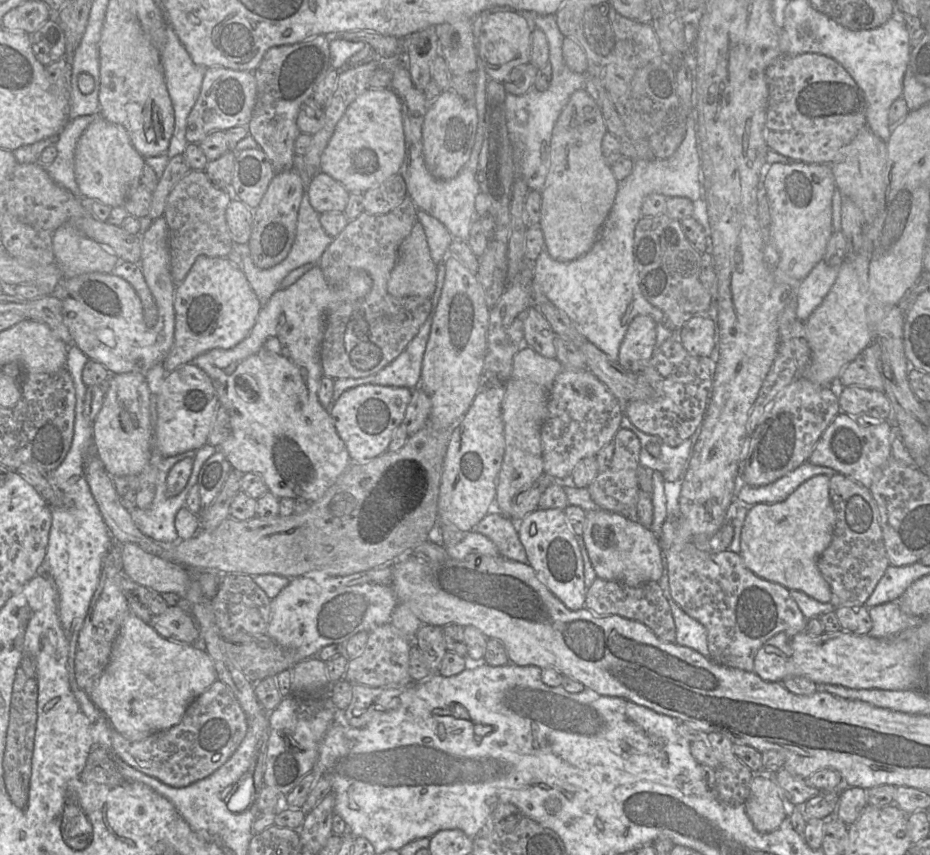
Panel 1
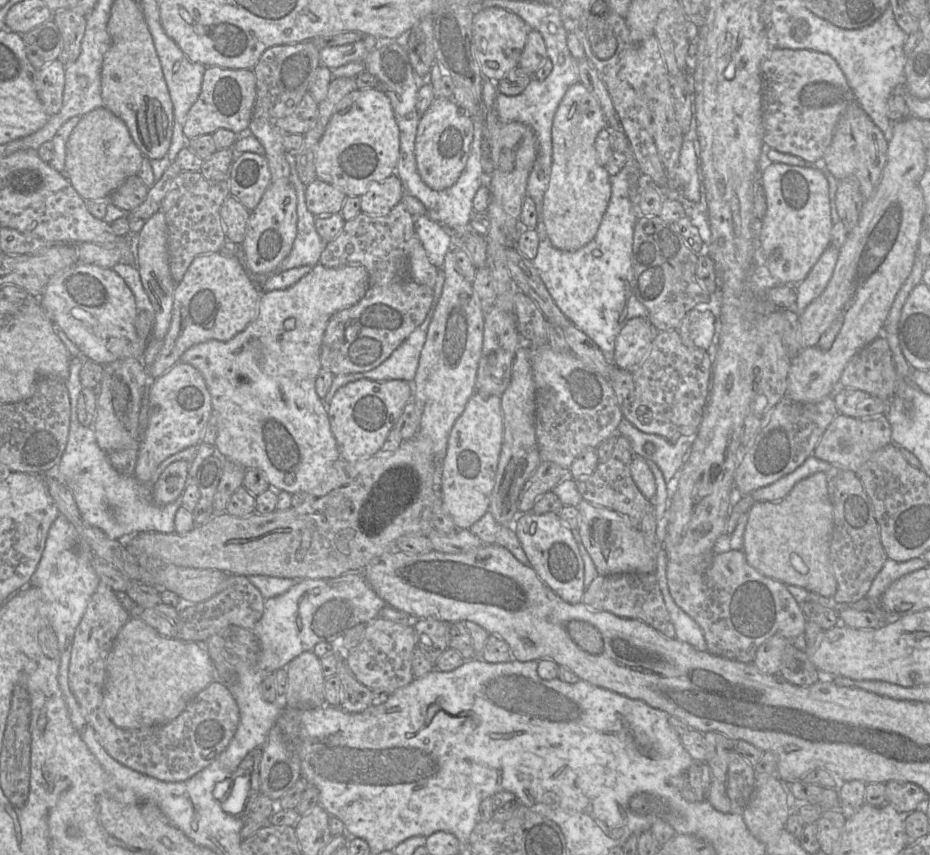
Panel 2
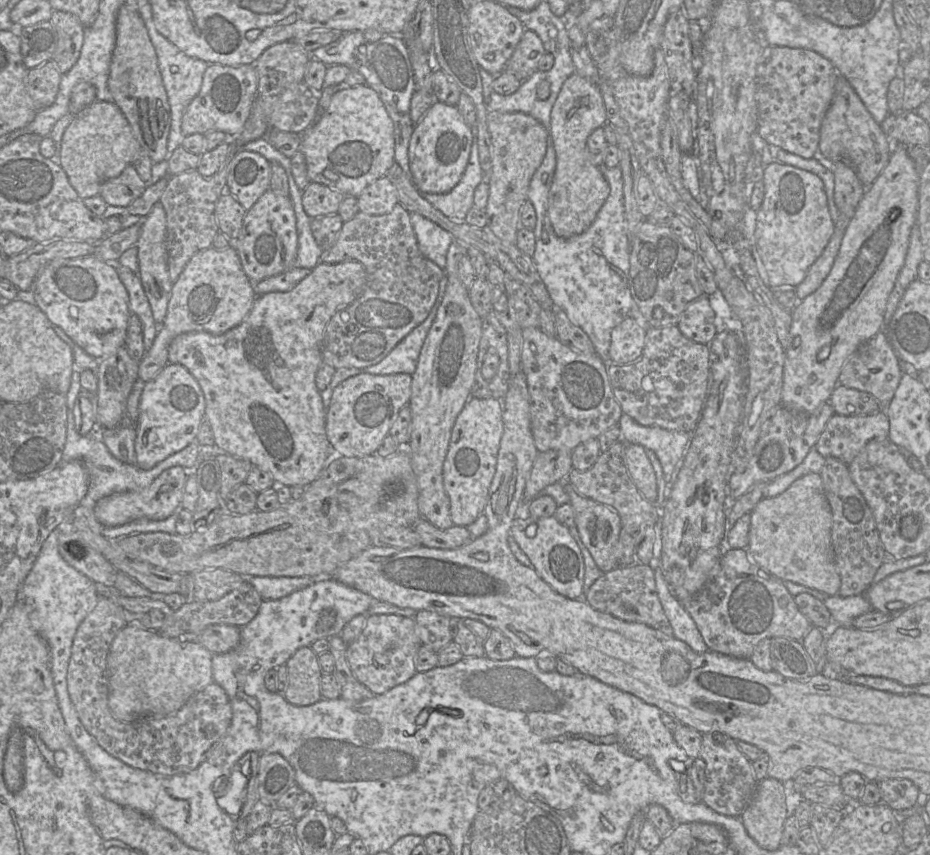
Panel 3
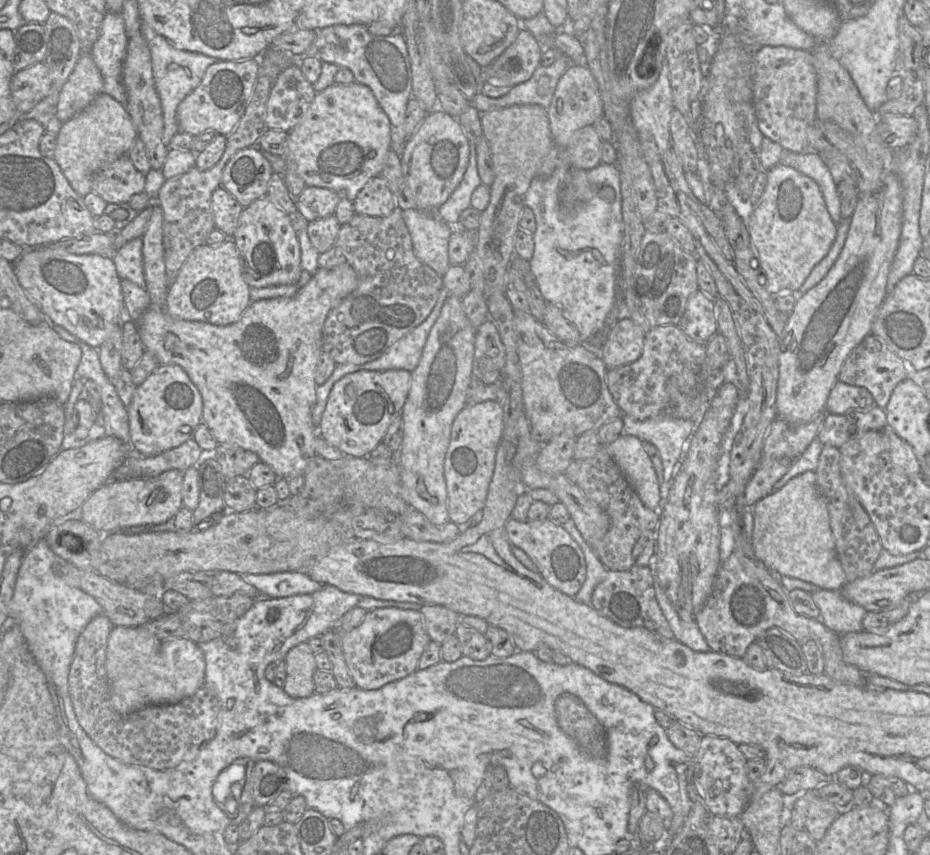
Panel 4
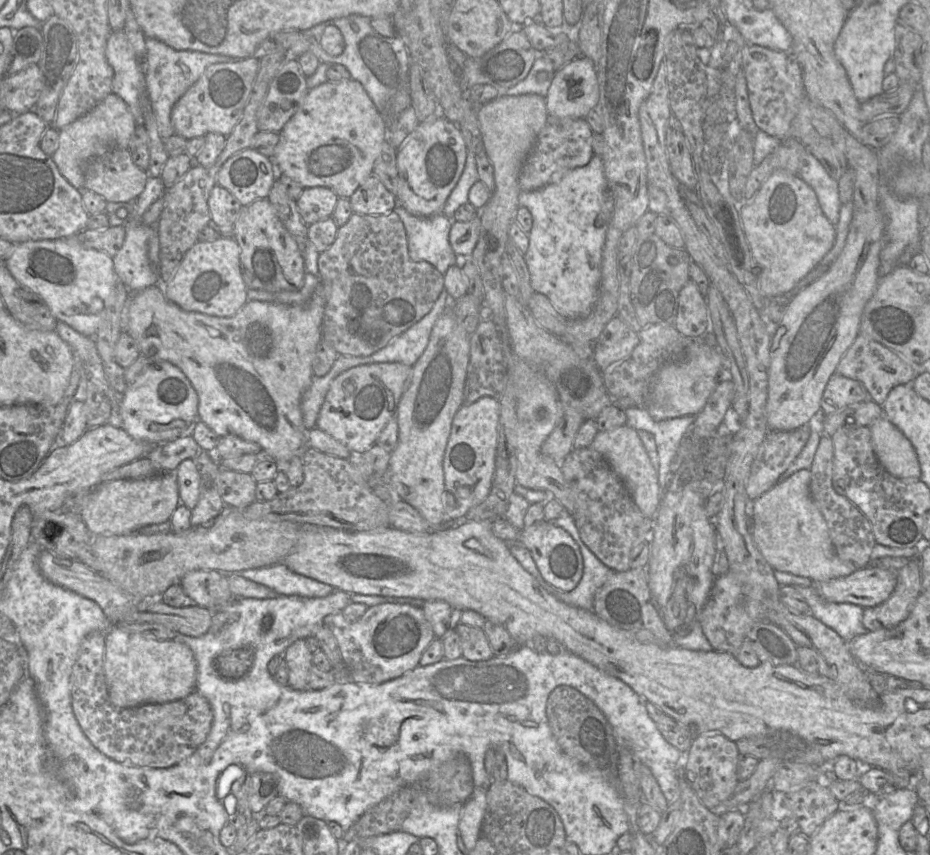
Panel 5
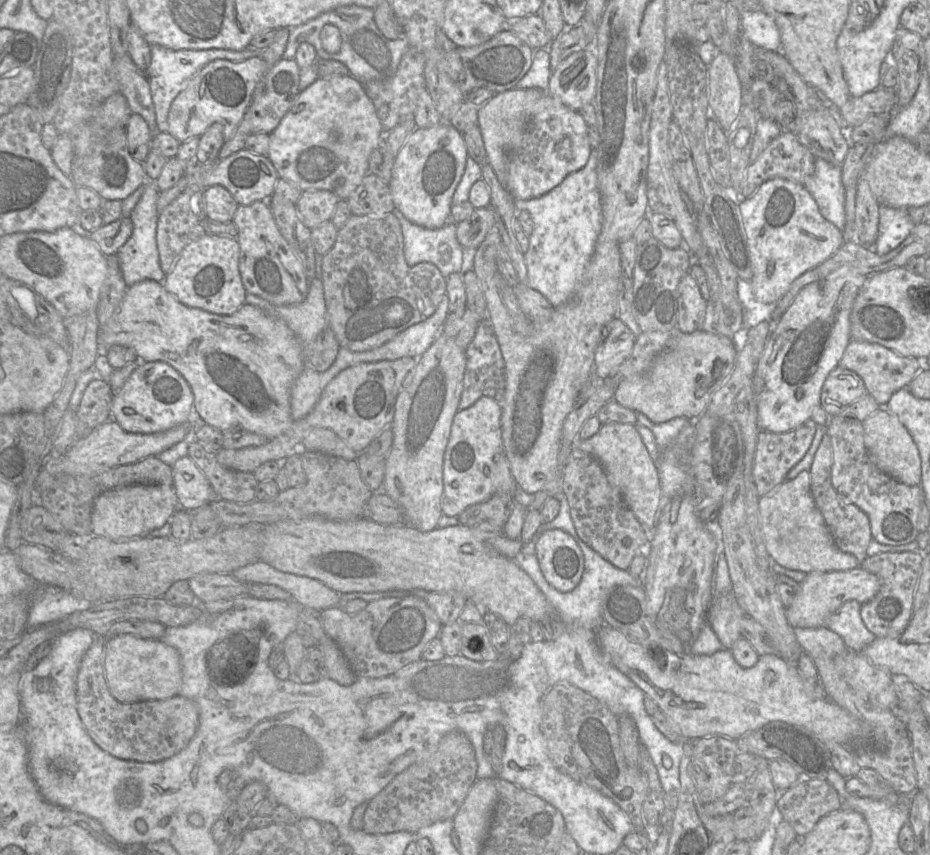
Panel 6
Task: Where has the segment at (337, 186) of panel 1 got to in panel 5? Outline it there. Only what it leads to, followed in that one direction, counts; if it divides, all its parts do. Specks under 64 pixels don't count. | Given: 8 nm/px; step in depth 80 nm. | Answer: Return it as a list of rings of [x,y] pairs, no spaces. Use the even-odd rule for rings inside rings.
[[[327,187],[304,188],[296,201],[303,222],[311,225],[332,217],[339,196]]]

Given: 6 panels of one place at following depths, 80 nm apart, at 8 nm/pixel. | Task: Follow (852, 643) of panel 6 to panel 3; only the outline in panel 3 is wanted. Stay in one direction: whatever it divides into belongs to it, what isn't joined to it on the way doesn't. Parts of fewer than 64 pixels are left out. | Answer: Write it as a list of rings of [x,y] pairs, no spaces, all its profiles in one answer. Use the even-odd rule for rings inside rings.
[[[836,594],[828,596],[823,603],[831,613],[833,626],[852,627],[856,617],[872,609],[864,594],[849,597],[841,597]]]

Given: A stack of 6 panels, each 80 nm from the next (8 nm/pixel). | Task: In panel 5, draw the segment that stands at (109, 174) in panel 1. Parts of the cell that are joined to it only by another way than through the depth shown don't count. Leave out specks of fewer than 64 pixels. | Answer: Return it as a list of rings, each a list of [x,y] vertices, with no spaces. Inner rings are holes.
[[[110,93],[91,111],[59,130],[57,149],[51,157],[62,176],[73,187],[82,191],[86,165],[111,149],[128,148],[137,125],[124,100]]]

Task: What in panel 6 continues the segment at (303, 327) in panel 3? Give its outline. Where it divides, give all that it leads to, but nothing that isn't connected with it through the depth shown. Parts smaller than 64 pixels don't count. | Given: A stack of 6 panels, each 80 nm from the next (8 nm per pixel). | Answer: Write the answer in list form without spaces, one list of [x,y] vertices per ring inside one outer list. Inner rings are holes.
[[[149,279],[142,280],[128,287],[117,314],[114,314],[109,319],[107,326],[99,327],[98,329],[98,354],[106,355],[108,348],[113,345],[122,345],[133,349],[141,362],[163,361],[170,364],[186,379],[191,387],[194,395],[194,414],[196,418],[222,432],[231,427],[238,426],[249,432],[262,435],[267,440],[270,440],[283,433],[293,422],[290,409],[290,390],[294,381],[301,374],[306,365],[302,346],[285,322],[267,315],[252,304],[244,303],[232,315],[213,314],[199,308],[191,308],[182,304],[159,282]]]

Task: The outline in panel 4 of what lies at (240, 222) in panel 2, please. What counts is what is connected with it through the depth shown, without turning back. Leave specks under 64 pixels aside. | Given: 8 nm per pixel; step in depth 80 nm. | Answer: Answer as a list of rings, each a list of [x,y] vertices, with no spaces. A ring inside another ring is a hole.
[[[223,186],[213,192],[212,211],[215,227],[228,238],[233,238],[243,210],[241,204]]]

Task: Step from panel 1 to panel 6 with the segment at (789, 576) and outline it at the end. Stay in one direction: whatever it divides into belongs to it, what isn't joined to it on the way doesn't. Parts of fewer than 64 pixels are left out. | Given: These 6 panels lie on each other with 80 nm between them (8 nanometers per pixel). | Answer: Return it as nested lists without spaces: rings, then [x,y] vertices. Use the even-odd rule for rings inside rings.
[[[809,471],[800,472],[794,479],[785,480],[773,491],[761,496],[758,505],[765,546],[773,562],[787,569],[802,571],[807,574],[811,572],[846,571],[859,566],[854,555],[841,551],[836,545],[812,496]]]

